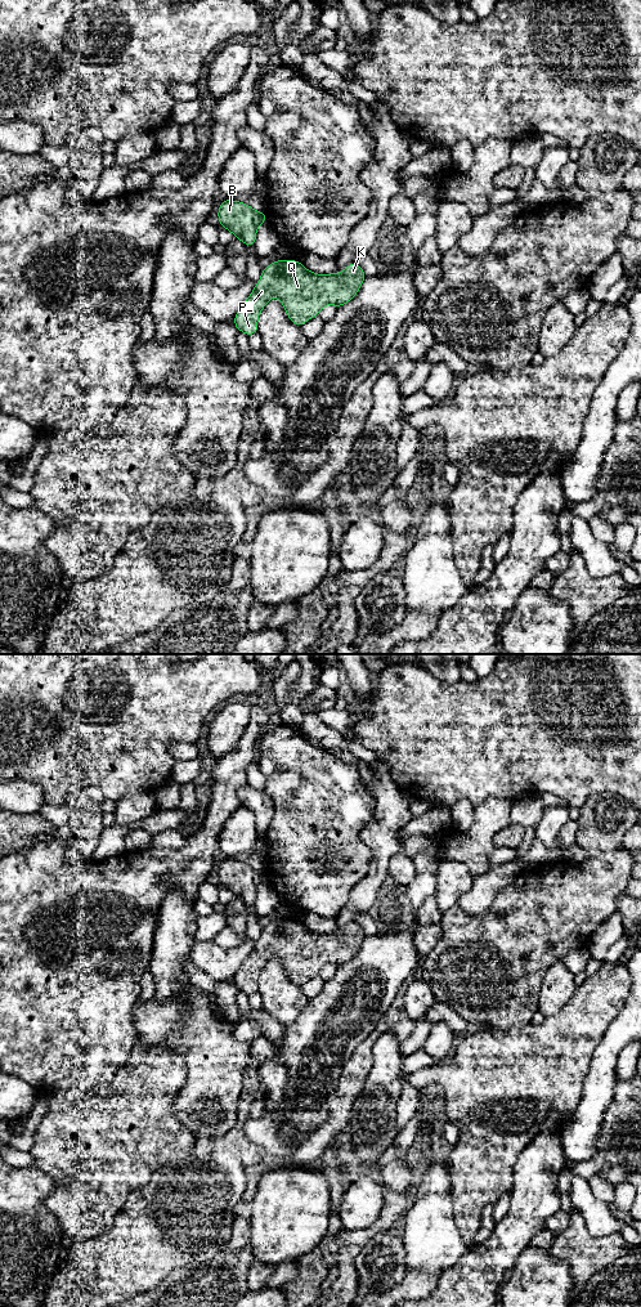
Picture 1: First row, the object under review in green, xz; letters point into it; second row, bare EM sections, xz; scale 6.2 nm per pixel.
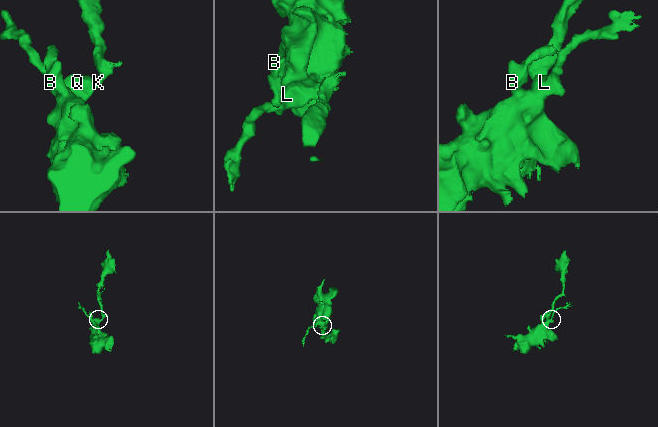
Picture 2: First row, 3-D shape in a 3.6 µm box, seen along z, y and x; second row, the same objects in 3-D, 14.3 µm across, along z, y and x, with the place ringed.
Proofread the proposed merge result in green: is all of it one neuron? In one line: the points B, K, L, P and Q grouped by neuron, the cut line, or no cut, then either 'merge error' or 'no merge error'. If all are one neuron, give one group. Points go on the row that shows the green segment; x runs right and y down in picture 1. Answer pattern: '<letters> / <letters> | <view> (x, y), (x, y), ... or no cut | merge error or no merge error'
B K L P Q | no cut | no merge error

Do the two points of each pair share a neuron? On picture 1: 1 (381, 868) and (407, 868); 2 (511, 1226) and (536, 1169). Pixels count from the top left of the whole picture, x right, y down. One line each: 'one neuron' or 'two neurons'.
1: two neurons
2: one neuron

